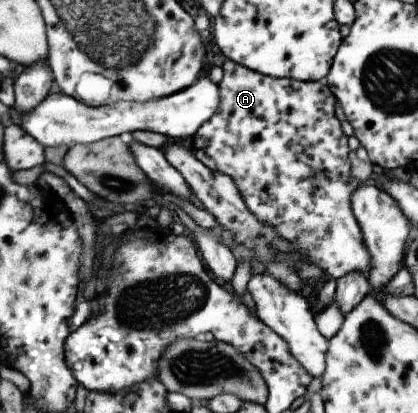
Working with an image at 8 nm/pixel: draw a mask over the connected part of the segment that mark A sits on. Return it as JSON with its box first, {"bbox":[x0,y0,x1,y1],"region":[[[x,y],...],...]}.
{"bbox":[191,59,372,278],"region":[[[227,59],[222,65],[223,78],[218,84],[220,94],[220,103],[218,104],[215,114],[204,122],[191,138],[191,150],[197,160],[202,162],[207,168],[218,173],[229,175],[237,188],[240,190],[241,196],[247,205],[247,208],[257,217],[261,224],[269,225],[285,238],[290,245],[294,246],[294,252],[302,254],[307,261],[313,262],[319,269],[325,270],[328,278],[341,278],[345,274],[352,272],[362,272],[368,278],[368,272],[372,267],[372,258],[368,248],[364,243],[361,227],[359,226],[357,217],[352,209],[352,194],[360,185],[351,174],[351,161],[349,161],[349,145],[347,144],[348,136],[341,129],[341,121],[335,115],[335,102],[338,100],[328,87],[328,83],[321,84],[324,81],[298,81],[288,78],[273,78],[241,66],[236,62]]]}

